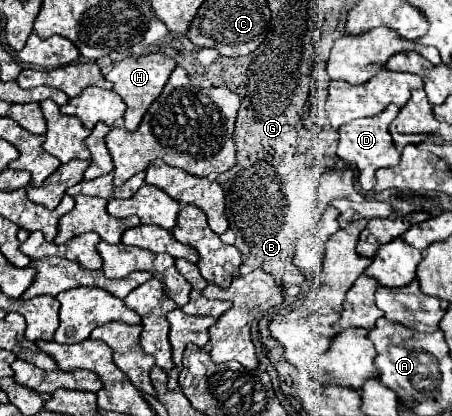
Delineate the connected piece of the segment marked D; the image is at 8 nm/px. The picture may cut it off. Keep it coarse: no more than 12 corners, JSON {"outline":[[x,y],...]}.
{"outline":[[399,106],[339,128],[337,156],[357,166],[363,190],[375,170],[399,164],[389,124]]}

